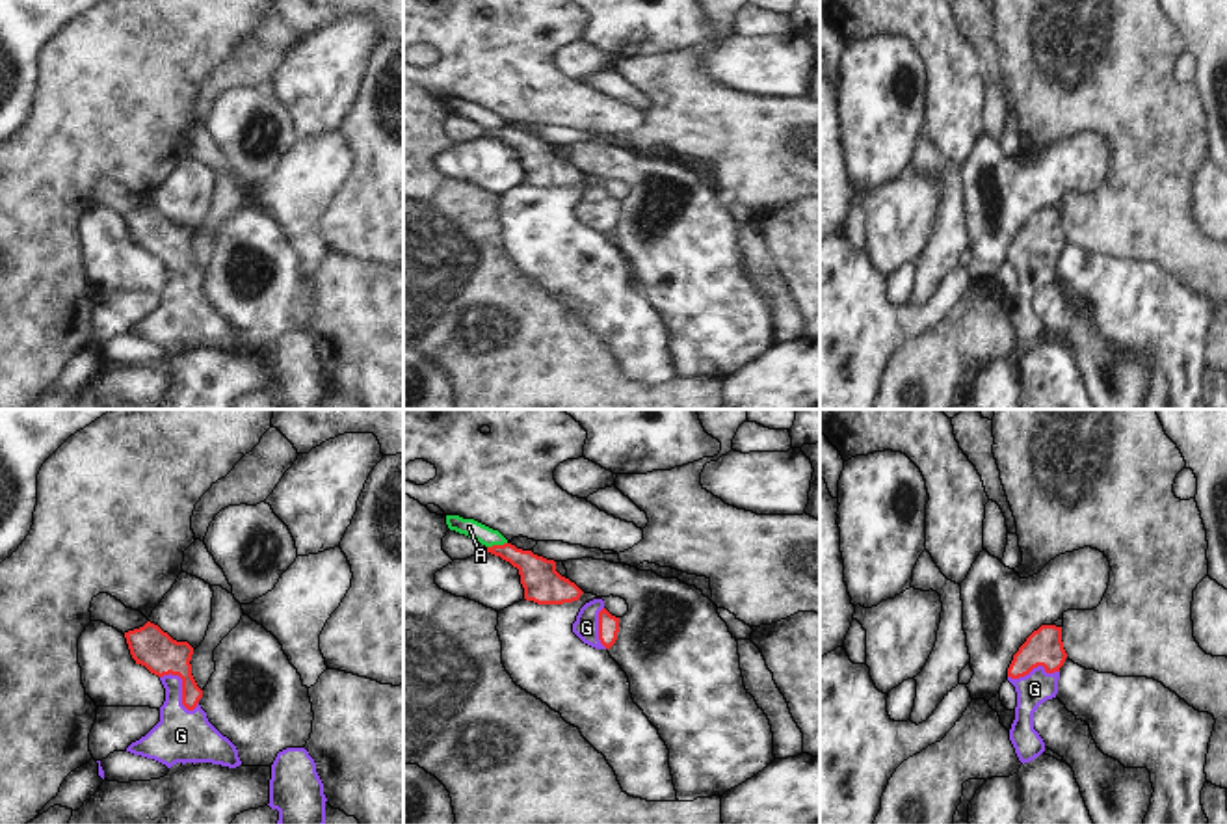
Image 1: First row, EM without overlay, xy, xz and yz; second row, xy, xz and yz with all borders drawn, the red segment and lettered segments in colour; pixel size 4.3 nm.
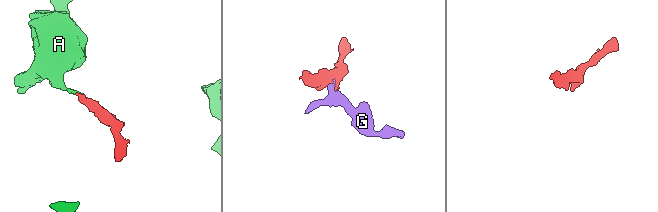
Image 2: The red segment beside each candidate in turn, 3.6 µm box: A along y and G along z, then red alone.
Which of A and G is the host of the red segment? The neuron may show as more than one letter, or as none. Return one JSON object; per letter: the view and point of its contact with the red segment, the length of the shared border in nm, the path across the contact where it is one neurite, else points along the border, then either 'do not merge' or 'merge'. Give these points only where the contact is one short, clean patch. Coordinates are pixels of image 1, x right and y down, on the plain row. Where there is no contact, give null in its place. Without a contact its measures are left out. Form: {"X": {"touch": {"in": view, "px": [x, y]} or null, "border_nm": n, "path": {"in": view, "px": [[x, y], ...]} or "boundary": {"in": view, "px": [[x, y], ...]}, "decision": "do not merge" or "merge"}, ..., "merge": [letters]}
{"A": {"touch": {"in": "xz", "px": [497, 129]}, "border_nm": 90, "boundary": {"in": "xz", "px": [[506, 125], [488, 131]]}, "decision": "do not merge"}, "G": {"touch": {"in": "xy", "px": [183, 272]}, "border_nm": 220, "path": {"in": "xy", "px": [[149, 229], [175, 255], [183, 272], [181, 318]]}, "decision": "merge"}, "merge": ["G"]}

